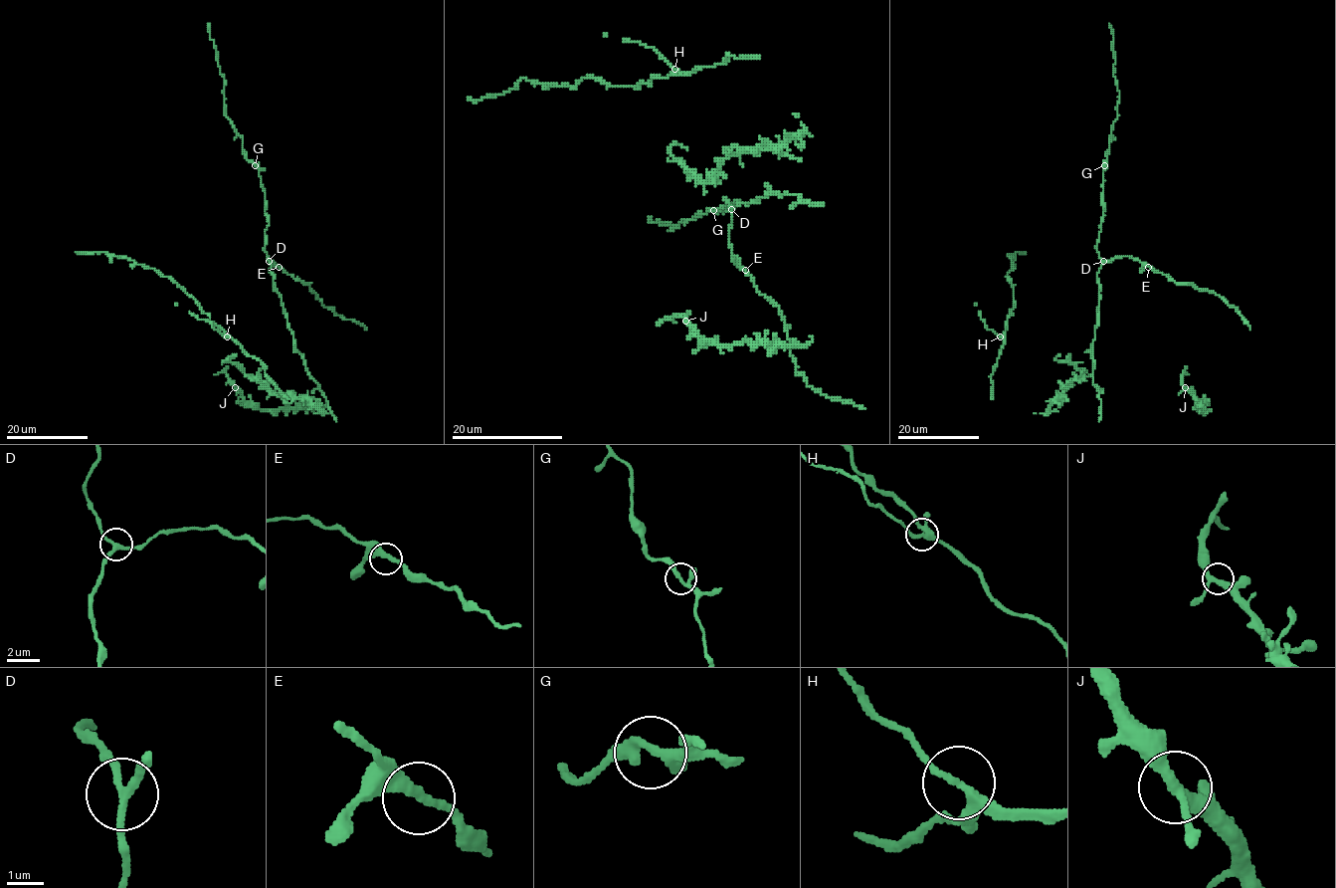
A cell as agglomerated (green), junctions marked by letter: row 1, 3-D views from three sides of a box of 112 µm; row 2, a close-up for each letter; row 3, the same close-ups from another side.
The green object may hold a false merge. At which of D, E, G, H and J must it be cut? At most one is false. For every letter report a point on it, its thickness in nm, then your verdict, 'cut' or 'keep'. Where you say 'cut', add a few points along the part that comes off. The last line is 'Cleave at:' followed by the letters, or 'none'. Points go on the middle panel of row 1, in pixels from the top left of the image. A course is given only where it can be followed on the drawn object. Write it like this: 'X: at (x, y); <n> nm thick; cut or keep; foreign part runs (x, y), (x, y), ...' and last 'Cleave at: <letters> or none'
D: at (731, 209); 200 nm thick; keep
E: at (745, 270); 240 nm thick; keep
G: at (713, 210); 200 nm thick; keep
H: at (674, 69); 240 nm thick; keep
J: at (685, 321); 280 nm thick; keep
Cleave at: none

